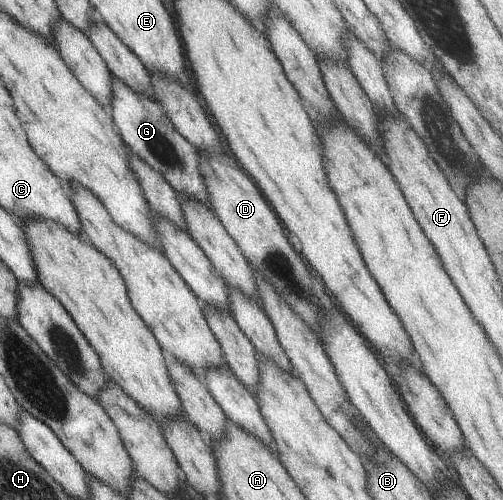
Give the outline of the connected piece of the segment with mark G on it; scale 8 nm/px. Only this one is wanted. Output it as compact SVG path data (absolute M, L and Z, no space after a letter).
M116 75L111 76L112 94L108 106L117 132L134 154L144 159L166 179L176 191L209 206L203 176L199 169L198 152L175 128L154 98L147 97L129 87Z

